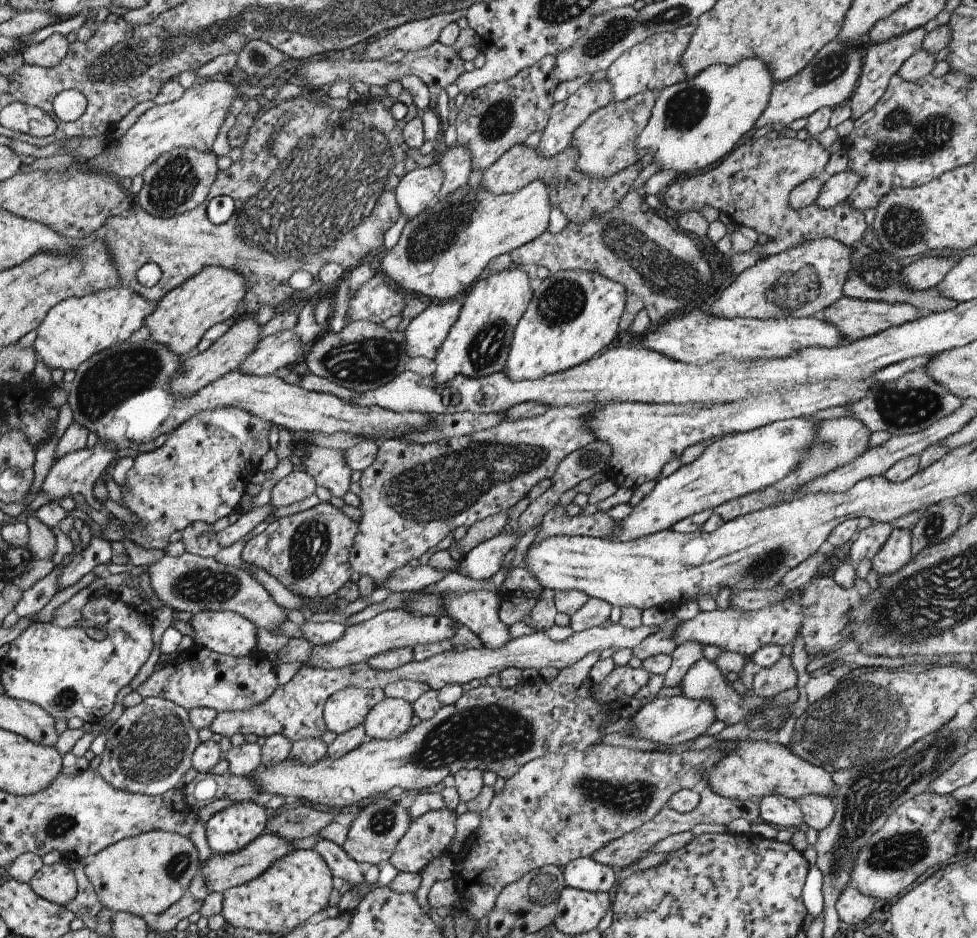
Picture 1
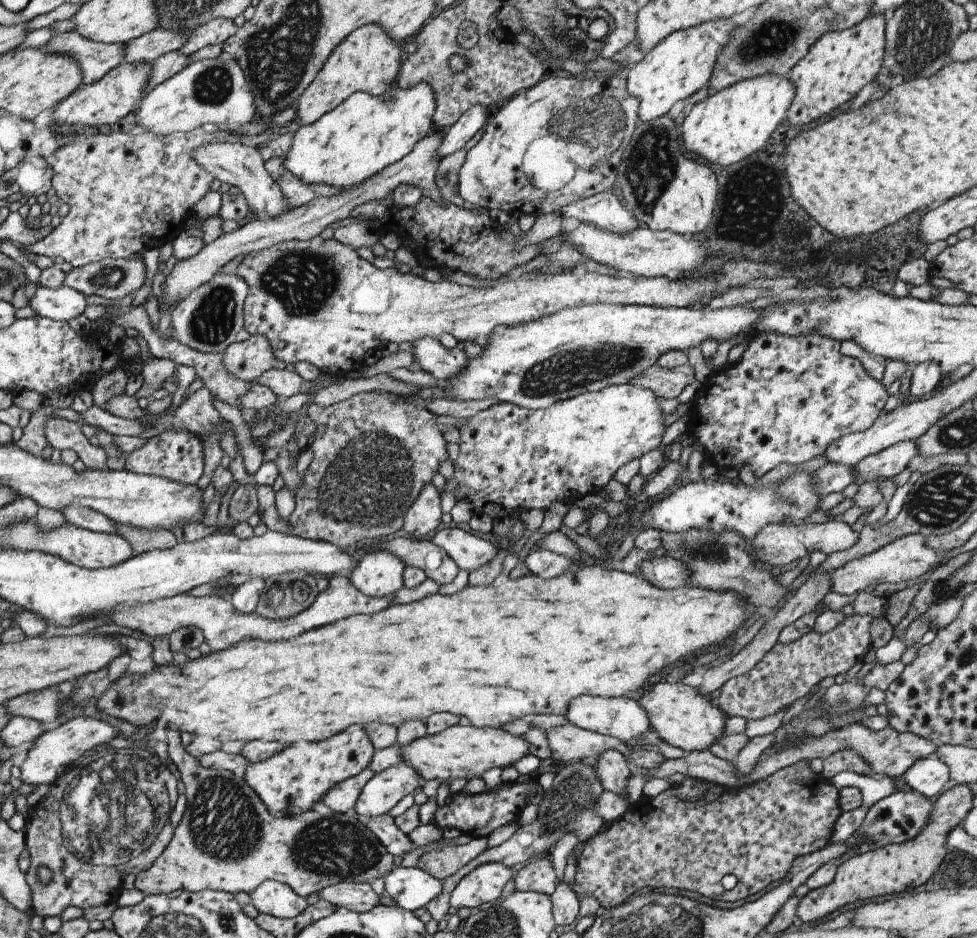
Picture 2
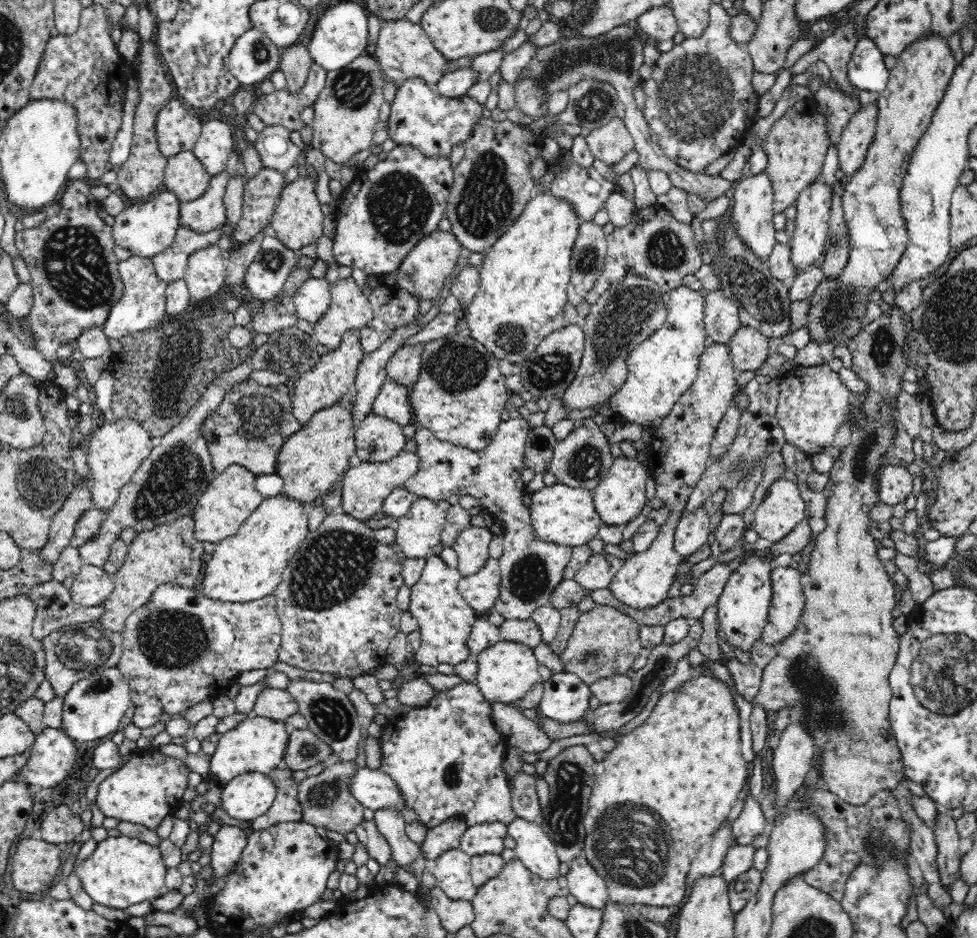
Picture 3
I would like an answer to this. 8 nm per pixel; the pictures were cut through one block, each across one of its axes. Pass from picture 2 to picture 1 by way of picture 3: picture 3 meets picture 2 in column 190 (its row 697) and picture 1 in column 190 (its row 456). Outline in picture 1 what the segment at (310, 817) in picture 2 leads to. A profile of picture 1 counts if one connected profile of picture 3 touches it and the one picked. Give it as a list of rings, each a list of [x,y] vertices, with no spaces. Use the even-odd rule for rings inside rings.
[[[150,831],[133,837],[126,837],[106,847],[86,861],[85,873],[90,879],[98,898],[107,908],[126,911],[142,917],[146,914],[162,914],[177,900],[188,894],[190,882],[201,868],[200,858],[190,837],[170,831]]]

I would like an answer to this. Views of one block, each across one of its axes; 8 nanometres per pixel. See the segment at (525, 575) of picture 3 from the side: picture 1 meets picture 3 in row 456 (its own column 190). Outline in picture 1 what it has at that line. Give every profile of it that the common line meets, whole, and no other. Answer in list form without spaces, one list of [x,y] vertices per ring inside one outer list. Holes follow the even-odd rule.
[[[218,407],[192,416],[190,420],[169,432],[168,439],[162,446],[151,452],[140,453],[134,459],[134,465],[126,473],[125,484],[120,487],[121,506],[128,508],[138,521],[114,522],[108,515],[107,525],[101,526],[103,537],[112,542],[121,541],[128,536],[140,548],[163,549],[169,543],[170,534],[176,530],[184,530],[194,522],[206,521],[206,524],[213,525],[219,518],[230,515],[238,508],[251,476],[259,470],[262,457],[270,449],[268,434],[271,424],[270,421],[258,418],[238,407]]]

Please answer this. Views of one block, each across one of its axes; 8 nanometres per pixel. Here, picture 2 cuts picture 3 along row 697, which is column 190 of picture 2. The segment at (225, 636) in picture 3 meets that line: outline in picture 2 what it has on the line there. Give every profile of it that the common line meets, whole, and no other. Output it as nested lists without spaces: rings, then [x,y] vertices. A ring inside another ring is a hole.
[[[218,127],[214,128],[214,130],[204,130],[204,128],[198,128],[194,131],[189,131],[182,134],[172,134],[169,136],[158,136],[153,133],[144,133],[144,134],[136,134],[136,136],[132,136],[132,134],[125,134],[120,131],[118,133],[111,134],[102,134],[100,132],[97,136],[96,134],[92,136],[84,136],[81,139],[68,143],[66,145],[62,145],[59,147],[51,156],[48,156],[45,162],[50,166],[53,171],[53,180],[52,185],[58,197],[62,199],[62,202],[67,204],[70,207],[70,212],[68,212],[68,216],[62,220],[60,226],[56,229],[52,230],[44,240],[40,240],[40,242],[36,242],[36,244],[32,244],[32,246],[21,245],[16,242],[13,243],[17,248],[23,247],[28,251],[34,253],[35,255],[45,255],[46,257],[53,258],[60,256],[63,258],[65,262],[70,263],[74,268],[82,267],[94,262],[99,262],[105,259],[126,259],[136,255],[137,253],[143,253],[148,249],[154,249],[158,246],[165,245],[167,243],[173,243],[173,240],[180,233],[185,232],[187,221],[191,218],[191,216],[195,216],[195,213],[192,212],[192,208],[200,201],[208,192],[210,191],[210,187],[212,182],[215,180],[210,173],[208,173],[194,158],[194,151],[196,151],[199,147],[210,145],[213,143],[224,142],[224,143],[234,143],[237,142],[239,137],[233,131],[234,128],[222,128]]]

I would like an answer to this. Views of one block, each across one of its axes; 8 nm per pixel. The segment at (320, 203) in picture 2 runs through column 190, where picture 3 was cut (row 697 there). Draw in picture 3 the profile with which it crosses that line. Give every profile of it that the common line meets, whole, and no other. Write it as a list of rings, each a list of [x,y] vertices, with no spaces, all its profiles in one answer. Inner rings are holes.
[[[267,688],[258,694],[252,716],[286,722],[294,714],[298,714],[298,703],[288,691]]]

